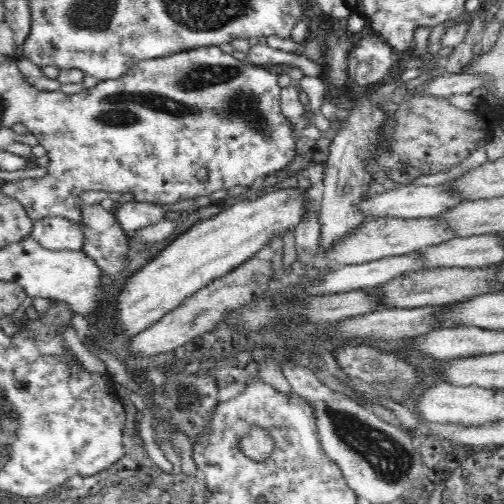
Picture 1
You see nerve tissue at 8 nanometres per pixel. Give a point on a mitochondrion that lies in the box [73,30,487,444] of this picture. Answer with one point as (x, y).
(238, 104)

